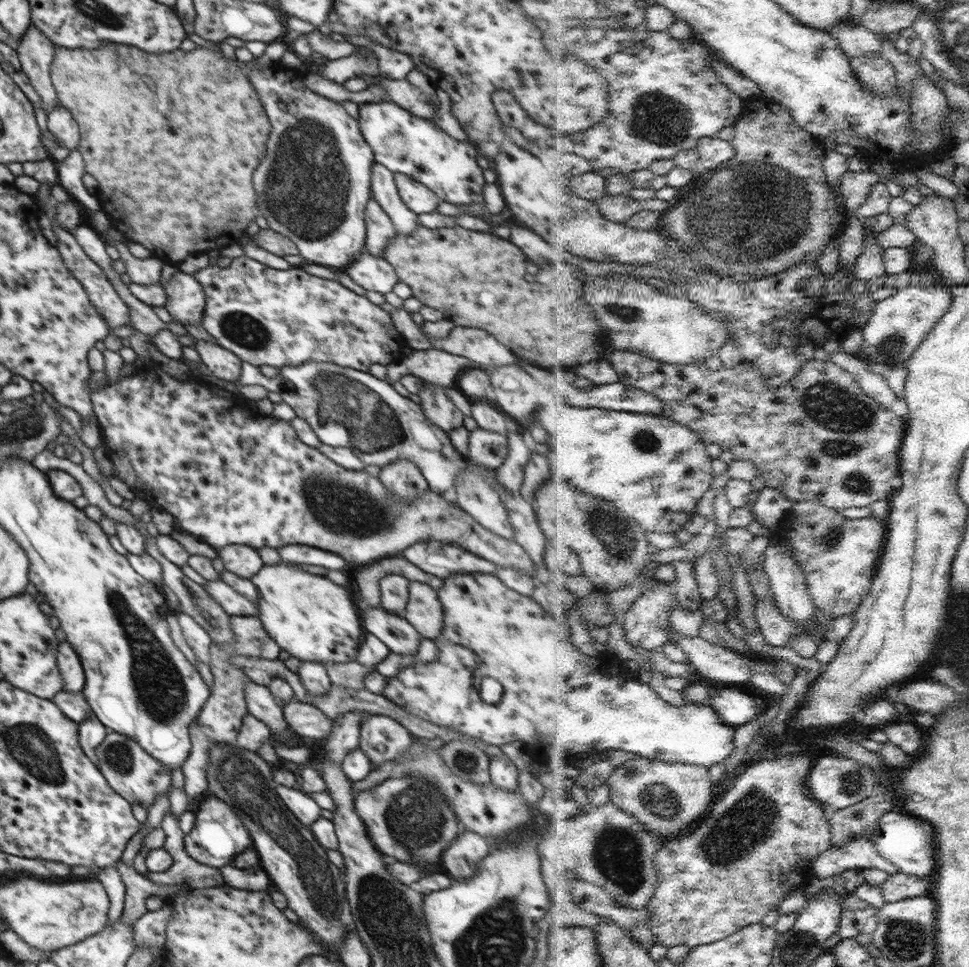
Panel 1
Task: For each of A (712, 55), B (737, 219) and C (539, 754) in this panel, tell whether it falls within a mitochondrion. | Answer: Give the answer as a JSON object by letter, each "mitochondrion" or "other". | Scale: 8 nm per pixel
{"A":"other","B":"mitochondrion","C":"other"}

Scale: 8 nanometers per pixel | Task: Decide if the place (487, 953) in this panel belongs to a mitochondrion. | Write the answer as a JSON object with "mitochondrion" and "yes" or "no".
{"mitochondrion":"yes"}

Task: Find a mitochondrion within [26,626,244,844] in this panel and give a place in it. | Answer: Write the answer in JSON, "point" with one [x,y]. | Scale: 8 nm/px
{"point":[119,756]}

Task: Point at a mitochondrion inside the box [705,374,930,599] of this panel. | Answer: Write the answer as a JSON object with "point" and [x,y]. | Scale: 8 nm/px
{"point":[846,420]}

